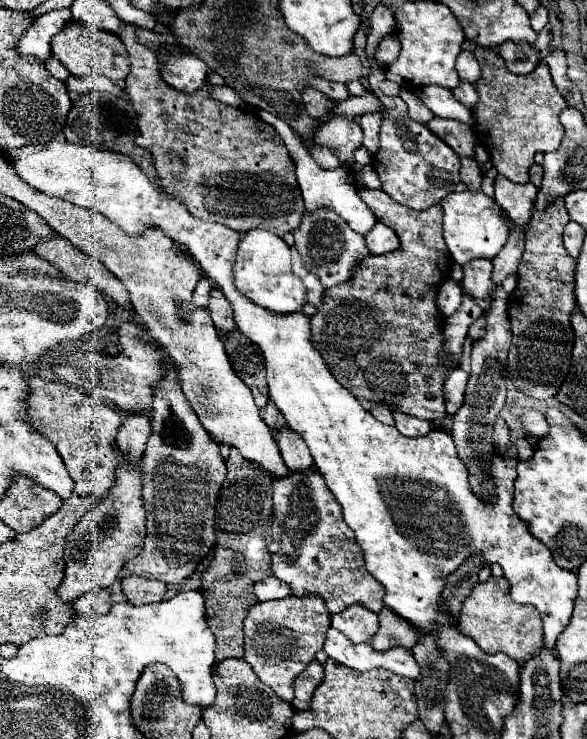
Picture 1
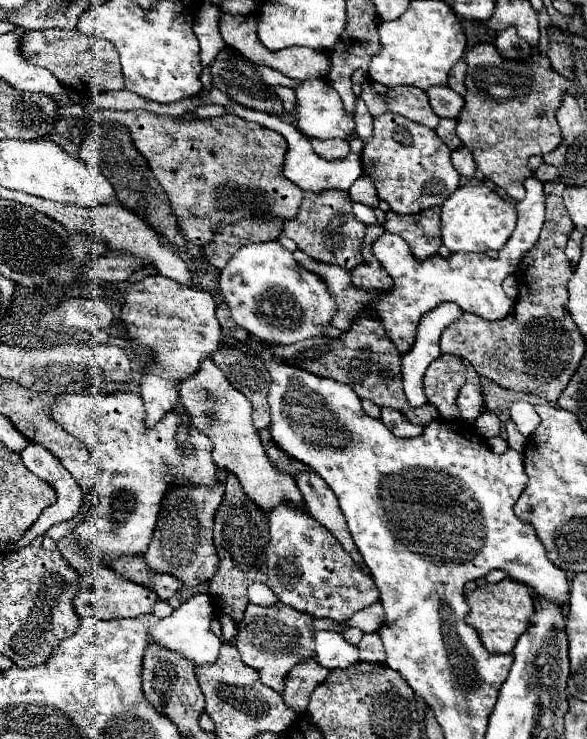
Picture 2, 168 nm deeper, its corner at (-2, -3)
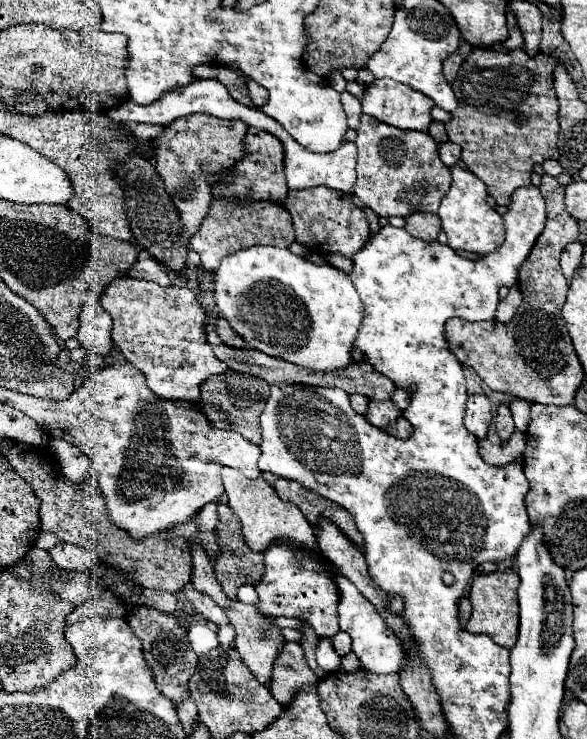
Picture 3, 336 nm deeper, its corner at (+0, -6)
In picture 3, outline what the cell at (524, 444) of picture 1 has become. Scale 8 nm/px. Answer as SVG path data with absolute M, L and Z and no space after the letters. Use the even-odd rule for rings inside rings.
M501 404L497 408L497 414L495 414L495 426L497 426L497 434L501 440L509 440L515 426L513 426L513 418L511 418L511 412L509 412L509 406L507 404Z

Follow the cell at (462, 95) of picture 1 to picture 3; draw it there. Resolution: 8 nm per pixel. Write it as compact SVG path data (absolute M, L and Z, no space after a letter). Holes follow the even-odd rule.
M455 52L455 54L451 54L445 62L443 62L443 74L445 74L445 78L449 80L449 82L453 82L455 80L455 76L457 76L457 72L459 72L459 68L461 68L461 56Z

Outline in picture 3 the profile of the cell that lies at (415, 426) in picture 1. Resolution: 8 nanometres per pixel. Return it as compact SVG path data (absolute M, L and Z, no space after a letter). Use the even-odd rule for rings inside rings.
M371 400L365 414L365 418L377 428L385 428L393 424L399 416L401 416L401 410L397 410L397 406L389 400Z

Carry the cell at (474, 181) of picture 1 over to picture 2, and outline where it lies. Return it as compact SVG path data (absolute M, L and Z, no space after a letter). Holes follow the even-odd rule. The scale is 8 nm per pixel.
M461 147L461 149L453 151L451 159L453 159L453 167L459 171L461 177L465 177L465 179L473 179L475 177L477 167L475 167L473 155L471 155L471 151L467 147Z

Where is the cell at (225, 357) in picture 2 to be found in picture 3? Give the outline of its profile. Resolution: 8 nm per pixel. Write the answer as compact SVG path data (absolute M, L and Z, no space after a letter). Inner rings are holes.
M227 372L227 376L211 376L201 384L201 400L209 406L221 410L235 432L243 434L249 442L261 444L259 416L269 398L269 384L265 380L253 380L253 376L241 376L241 372Z

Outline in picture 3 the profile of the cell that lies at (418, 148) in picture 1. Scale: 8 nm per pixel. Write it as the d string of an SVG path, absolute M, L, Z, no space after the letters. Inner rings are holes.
M361 116L361 124L357 128L357 140L355 140L359 152L357 152L357 182L353 186L353 196L361 200L363 206L371 208L377 216L411 216L415 212L437 212L439 202L447 194L451 186L449 168L441 162L437 156L437 144L433 142L427 132L415 132L415 130L399 130L389 124L383 124L371 116Z

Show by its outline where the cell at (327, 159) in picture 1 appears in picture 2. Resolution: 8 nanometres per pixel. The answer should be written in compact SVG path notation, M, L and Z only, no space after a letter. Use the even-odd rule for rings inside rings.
M309 139L313 145L313 151L327 159L327 161L335 161L335 159L343 159L349 155L349 143L347 139Z

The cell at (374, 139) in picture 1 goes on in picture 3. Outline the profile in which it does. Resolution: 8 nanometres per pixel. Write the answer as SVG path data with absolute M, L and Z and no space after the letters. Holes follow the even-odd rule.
M341 92L341 104L343 104L343 110L347 114L347 122L349 122L349 128L357 128L359 124L359 118L361 118L361 102L351 96L349 92Z

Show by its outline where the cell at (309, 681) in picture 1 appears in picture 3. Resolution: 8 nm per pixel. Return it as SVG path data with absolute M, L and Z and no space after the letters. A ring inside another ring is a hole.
M285 642L273 664L269 690L273 698L285 706L303 684L317 684L317 678L307 666L303 648L297 642Z

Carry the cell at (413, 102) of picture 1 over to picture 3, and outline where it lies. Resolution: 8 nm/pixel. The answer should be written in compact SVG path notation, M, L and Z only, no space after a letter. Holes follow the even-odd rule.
M375 78L369 86L365 86L363 98L361 98L361 108L365 114L391 124L395 128L401 130L419 130L419 132L427 132L429 124L431 124L431 108L433 108L433 100L427 98L423 92L411 88L409 84L401 84L389 78Z

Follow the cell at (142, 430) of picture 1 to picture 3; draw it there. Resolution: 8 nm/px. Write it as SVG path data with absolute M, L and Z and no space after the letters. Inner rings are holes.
M117 278L113 284L105 288L101 304L113 318L111 334L115 346L123 352L129 364L137 366L145 374L149 388L159 396L165 396L169 400L197 400L201 382L205 382L213 374L225 374L229 370L229 366L215 358L213 350L205 340L203 324L207 314L199 308L199 302L191 294L191 290L177 286L161 288L159 284L135 278Z

